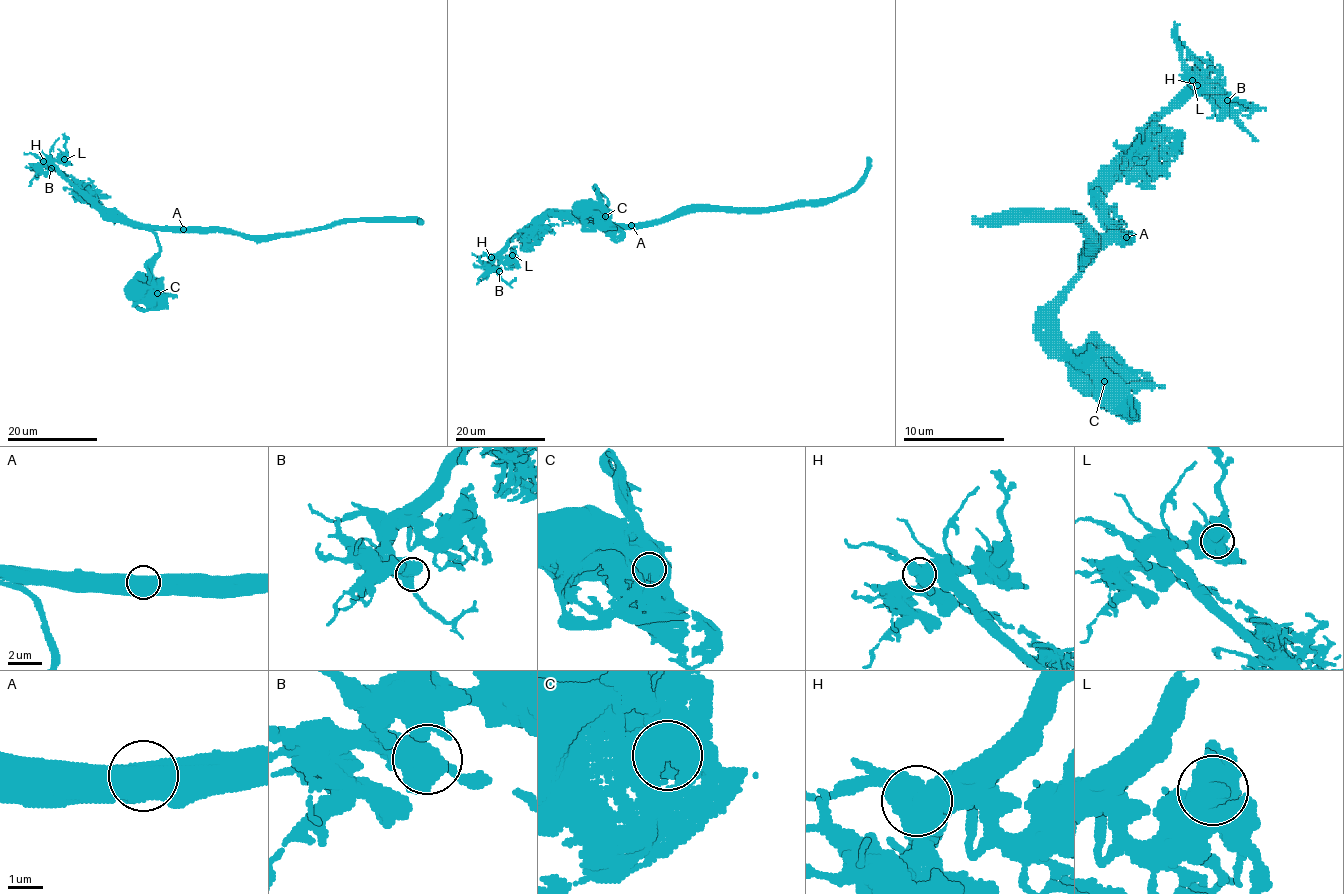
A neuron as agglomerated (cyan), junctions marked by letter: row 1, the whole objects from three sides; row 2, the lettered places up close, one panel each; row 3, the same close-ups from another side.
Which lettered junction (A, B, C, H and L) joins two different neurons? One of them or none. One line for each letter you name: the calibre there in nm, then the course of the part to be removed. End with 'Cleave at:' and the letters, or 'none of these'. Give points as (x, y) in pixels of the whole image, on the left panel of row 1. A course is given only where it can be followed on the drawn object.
A: 800 nm | (184, 229), (226, 229), (253, 238), (287, 237), (349, 221), (418, 220), (421, 223)
Cleave at: A

